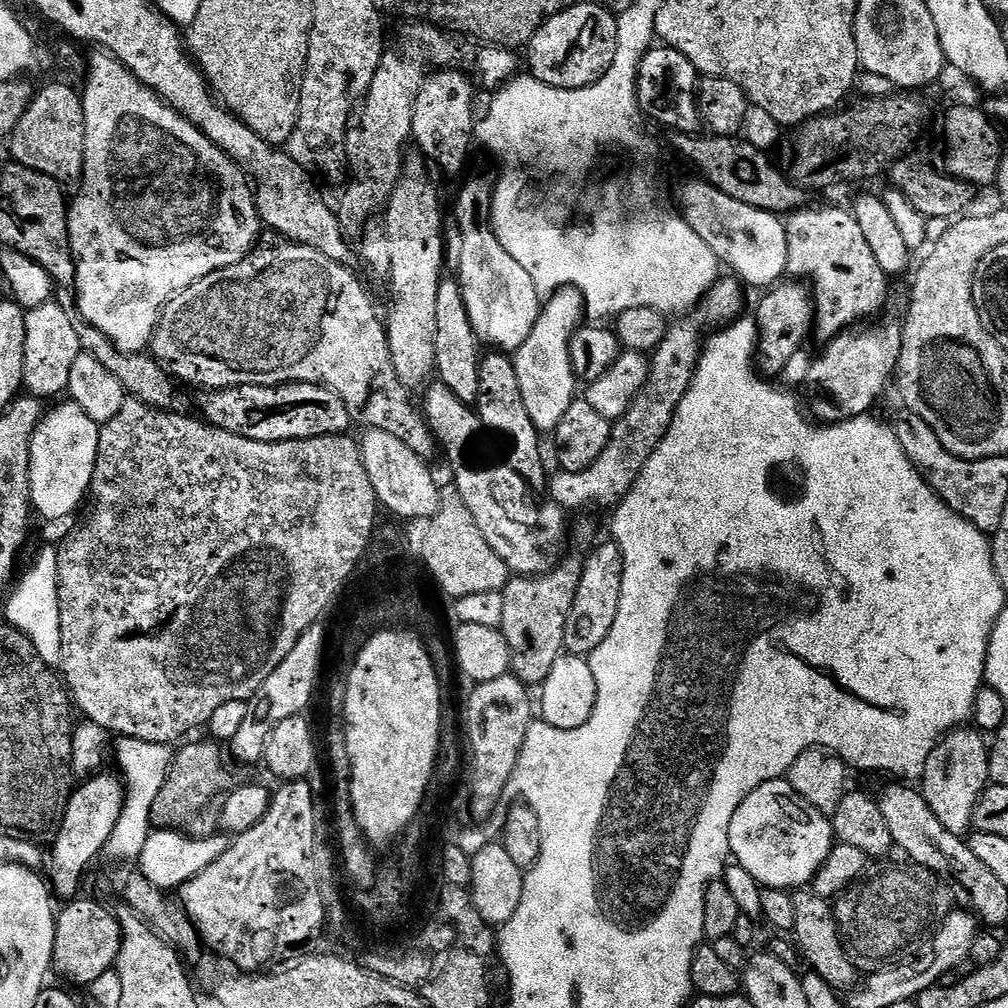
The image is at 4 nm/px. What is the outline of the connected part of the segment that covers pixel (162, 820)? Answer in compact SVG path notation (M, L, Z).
M205 739L196 740L193 744L185 743L180 746L185 748L175 749L168 777L160 791L160 799L154 805L154 824L157 829L187 830L194 827L200 815L207 810L208 803L215 798L216 792L223 793L233 783L224 765L225 749L219 743Z

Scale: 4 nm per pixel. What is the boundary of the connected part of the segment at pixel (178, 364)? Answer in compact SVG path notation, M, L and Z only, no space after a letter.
M275 234L266 236L237 264L218 270L214 274L194 282L194 286L182 290L173 300L168 302L164 311L160 313L160 320L156 324L156 329L152 331L150 345L152 359L157 360L161 368L179 383L181 380L184 384L193 384L196 388L204 388L203 390L241 388L247 384L270 386L271 388L276 387L277 384L321 384L323 388L330 389L344 403L349 417L355 423L357 420L358 423L364 424L365 429L377 428L386 434L392 434L394 438L404 442L412 452L421 458L425 460L431 459L430 456L438 448L435 437L428 428L427 420L417 410L417 407L415 410L407 401L409 393L400 385L400 380L397 378L396 371L392 366L385 321L381 317L380 320L376 317L376 308L372 305L367 290L360 285L359 280L348 269L344 268L346 266L341 261L326 258L326 254L322 254L310 246L291 243Z

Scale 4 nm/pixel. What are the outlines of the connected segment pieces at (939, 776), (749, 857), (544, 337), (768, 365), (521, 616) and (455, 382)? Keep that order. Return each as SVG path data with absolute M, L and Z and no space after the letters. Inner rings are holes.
M968 726L953 728L934 746L930 758L922 765L922 791L924 801L938 814L938 822L946 826L950 834L961 838L969 835L972 828L974 806L984 789L989 787L988 753L985 737Z
M787 779L758 786L738 806L730 822L728 841L735 863L757 878L805 876L811 878L826 862L834 847L832 821L815 811L800 797Z
M571 286L557 287L543 301L540 316L534 322L534 330L530 330L530 338L526 338L526 342L522 342L522 346L514 353L518 386L522 386L522 402L526 402L530 422L534 422L534 426L542 434L555 433L562 414L577 399L578 381L570 366L568 343L576 329L581 327L583 320L580 319L585 319L585 316L584 296L580 289Z
M781 282L765 291L756 308L754 319L756 321L756 355L758 368L765 377L776 378L786 369L786 362L795 353L803 349L806 340L813 333L814 319L816 317L816 306L812 298L809 285L804 282Z
M579 555L570 556L561 559L559 566L553 572L531 578L512 578L502 589L502 620L499 630L506 638L512 655L511 675L518 677L523 684L543 685L545 678L550 674L550 666L554 666L556 659L564 652L566 622L570 614L570 606L574 606L574 594L578 594L578 582L584 569L583 559Z
M443 279L438 290L435 307L435 366L439 383L448 386L451 392L466 405L473 405L478 394L478 374L480 373L480 341L473 327L470 326L469 314L466 313L465 299L455 280Z

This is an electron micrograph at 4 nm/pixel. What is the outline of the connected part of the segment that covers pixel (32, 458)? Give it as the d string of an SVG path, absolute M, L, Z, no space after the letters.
M65 402L60 404L57 408L49 407L41 416L38 426L34 430L32 435L32 441L30 442L29 458L28 458L28 481L30 482L30 494L32 495L32 506L35 515L38 517L45 516L48 520L64 520L67 516L72 516L80 508L80 503L85 503L86 497L89 495L92 487L92 475L94 474L94 466L96 465L96 459L98 458L98 438L100 437L101 425L94 422L94 418L90 418L90 414L86 414L86 410L82 410L82 406L71 402Z

